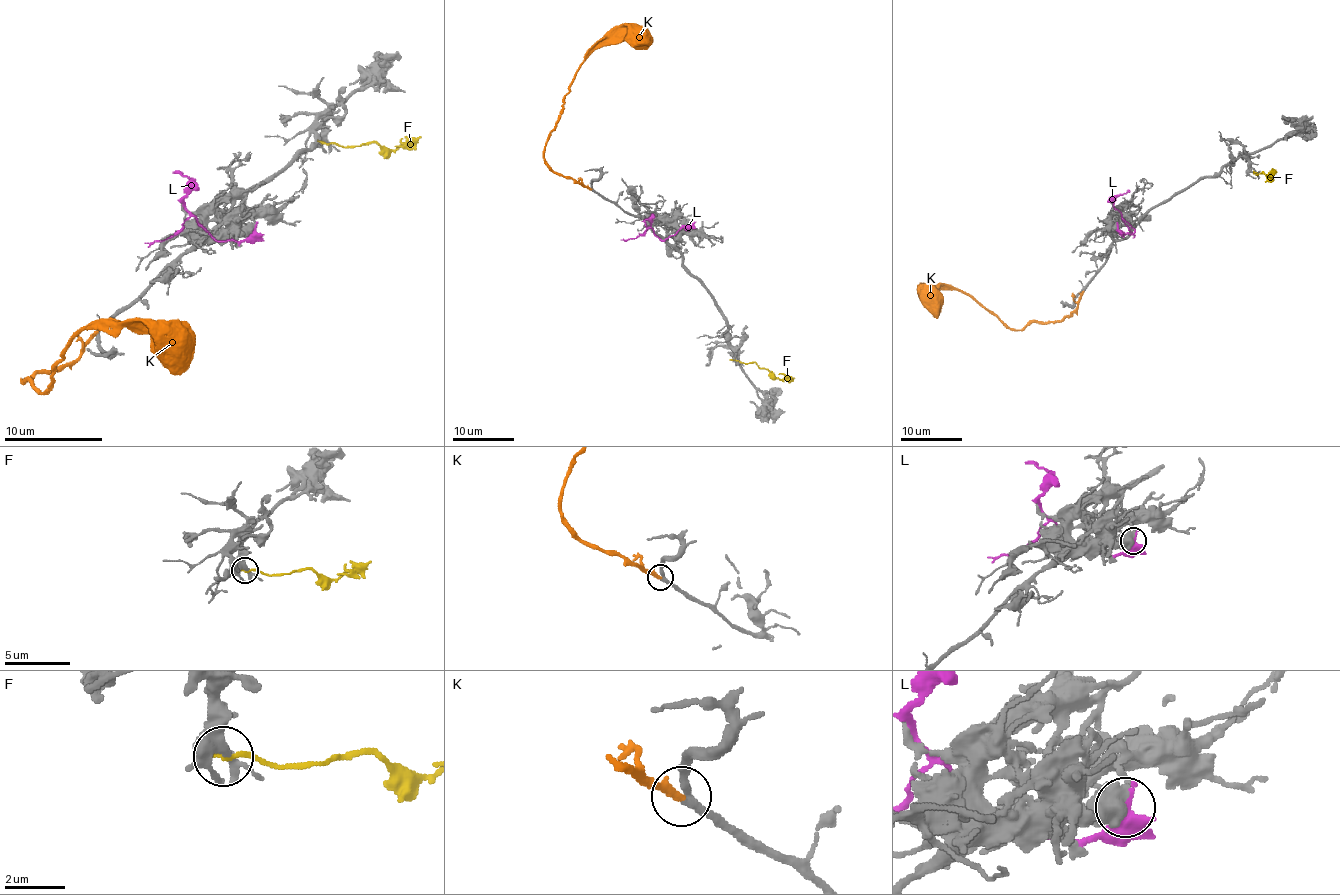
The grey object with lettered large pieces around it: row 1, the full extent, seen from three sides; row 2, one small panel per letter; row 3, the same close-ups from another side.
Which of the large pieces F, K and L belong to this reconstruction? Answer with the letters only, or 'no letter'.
K

